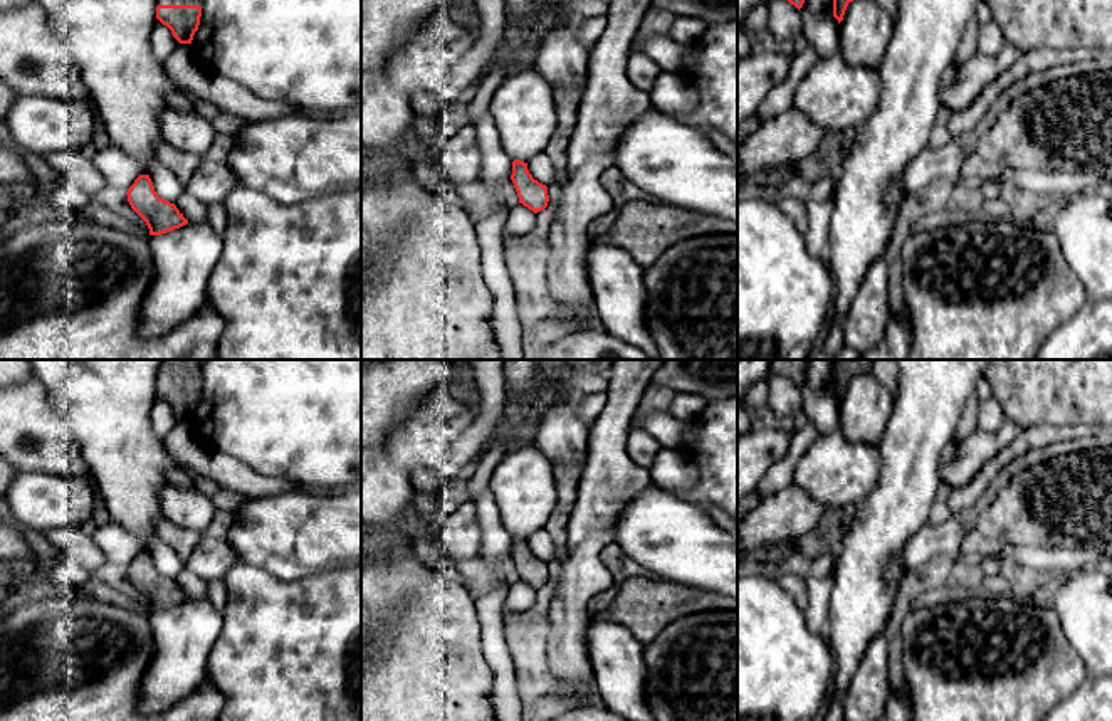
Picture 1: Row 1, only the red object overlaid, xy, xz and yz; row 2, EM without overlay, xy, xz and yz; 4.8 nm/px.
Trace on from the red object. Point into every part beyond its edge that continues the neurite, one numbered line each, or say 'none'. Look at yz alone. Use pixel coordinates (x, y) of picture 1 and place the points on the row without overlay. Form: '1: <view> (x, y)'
none

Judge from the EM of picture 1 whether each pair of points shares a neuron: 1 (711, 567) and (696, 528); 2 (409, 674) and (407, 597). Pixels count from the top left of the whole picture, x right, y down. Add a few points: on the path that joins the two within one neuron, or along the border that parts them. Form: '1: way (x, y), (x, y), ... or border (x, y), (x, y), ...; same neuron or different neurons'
1: way (704, 557), (696, 548), (696, 538); same neuron
2: way (409, 656), (409, 615); same neuron

